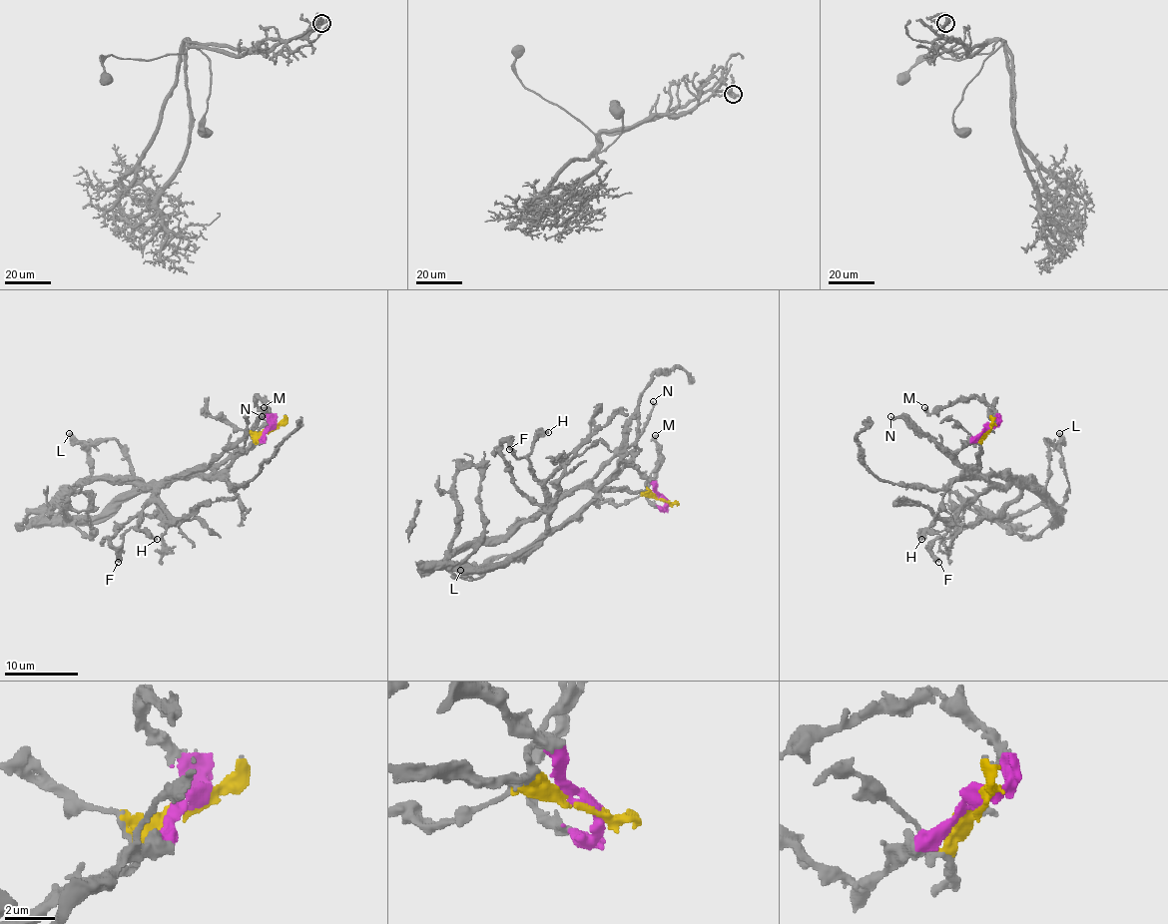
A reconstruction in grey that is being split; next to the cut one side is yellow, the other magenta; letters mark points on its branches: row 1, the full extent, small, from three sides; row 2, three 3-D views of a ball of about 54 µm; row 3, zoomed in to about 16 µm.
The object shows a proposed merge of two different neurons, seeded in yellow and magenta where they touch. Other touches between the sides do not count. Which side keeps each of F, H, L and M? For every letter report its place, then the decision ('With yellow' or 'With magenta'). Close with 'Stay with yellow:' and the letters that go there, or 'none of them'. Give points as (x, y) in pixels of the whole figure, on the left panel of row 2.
F: Place: (118, 562). With magenta
H: Place: (157, 539). With yellow
L: Place: (69, 433). With magenta
M: Place: (264, 407). With magenta
Stay with yellow: H

